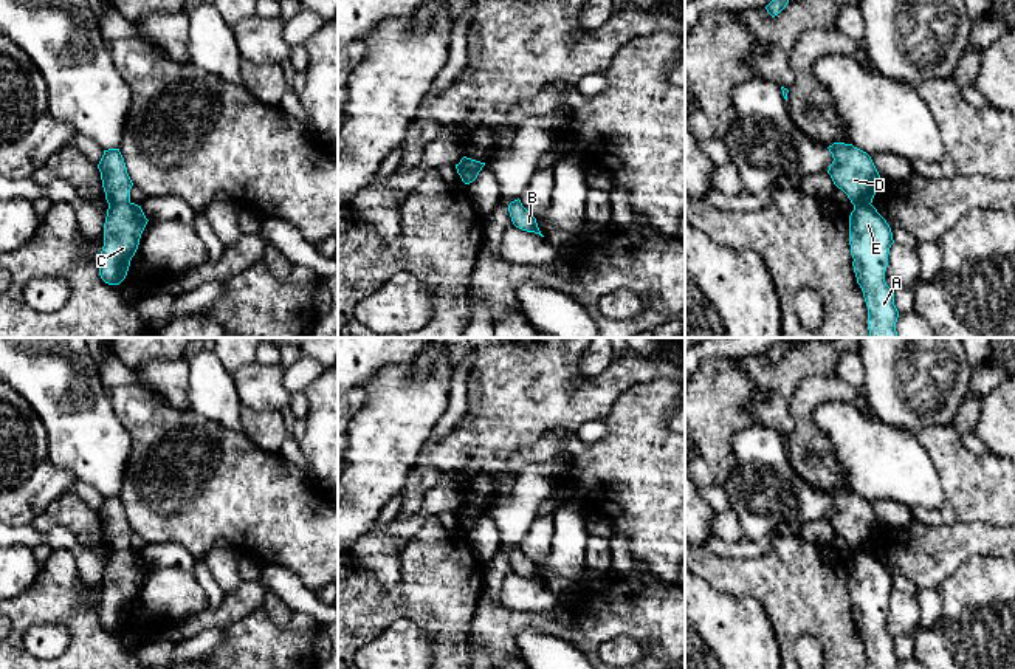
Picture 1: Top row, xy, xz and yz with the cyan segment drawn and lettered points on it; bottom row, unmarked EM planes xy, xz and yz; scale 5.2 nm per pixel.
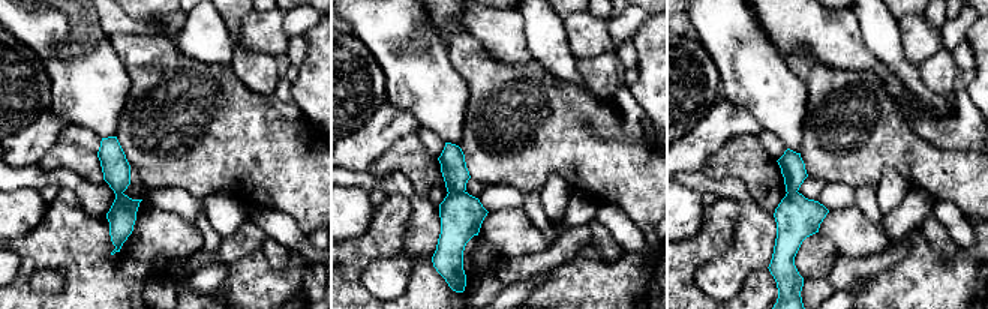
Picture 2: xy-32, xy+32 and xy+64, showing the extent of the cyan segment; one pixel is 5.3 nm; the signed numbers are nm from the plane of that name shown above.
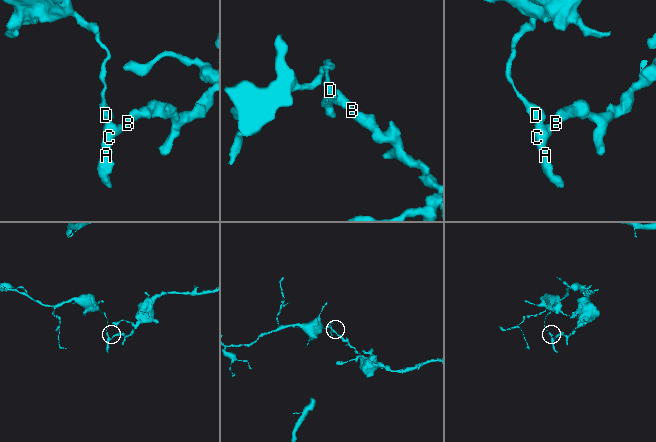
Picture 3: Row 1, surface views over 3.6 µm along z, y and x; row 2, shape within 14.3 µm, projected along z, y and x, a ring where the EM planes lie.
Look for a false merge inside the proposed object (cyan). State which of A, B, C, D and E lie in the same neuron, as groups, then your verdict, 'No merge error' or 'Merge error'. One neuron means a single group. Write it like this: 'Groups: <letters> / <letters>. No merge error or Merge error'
Groups: A B C E / D. Merge error

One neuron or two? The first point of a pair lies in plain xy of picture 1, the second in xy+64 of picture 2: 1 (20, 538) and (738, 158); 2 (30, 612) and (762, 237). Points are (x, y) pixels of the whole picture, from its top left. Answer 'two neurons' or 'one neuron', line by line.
1: two neurons
2: two neurons

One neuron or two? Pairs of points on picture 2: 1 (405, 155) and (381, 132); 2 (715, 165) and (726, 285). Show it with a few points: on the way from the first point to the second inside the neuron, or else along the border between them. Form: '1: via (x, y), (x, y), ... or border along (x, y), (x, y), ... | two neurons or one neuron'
1: border along (414, 134), (398, 138), (368, 168) | two neurons
2: border along (700, 170), (715, 179), (736, 177), (750, 192) | two neurons

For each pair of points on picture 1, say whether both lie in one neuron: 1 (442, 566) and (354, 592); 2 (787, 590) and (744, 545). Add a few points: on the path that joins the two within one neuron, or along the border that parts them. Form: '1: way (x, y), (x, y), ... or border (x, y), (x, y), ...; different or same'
1: way (420, 587), (409, 598), (375, 598); same
2: border (786, 536), (780, 536), (758, 556), (718, 556); different

